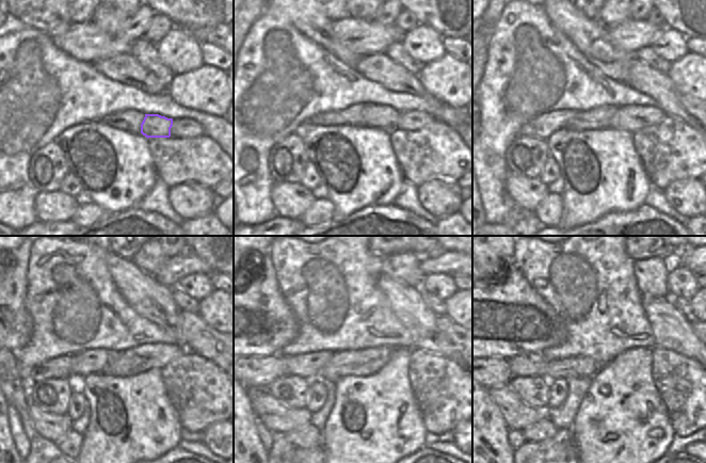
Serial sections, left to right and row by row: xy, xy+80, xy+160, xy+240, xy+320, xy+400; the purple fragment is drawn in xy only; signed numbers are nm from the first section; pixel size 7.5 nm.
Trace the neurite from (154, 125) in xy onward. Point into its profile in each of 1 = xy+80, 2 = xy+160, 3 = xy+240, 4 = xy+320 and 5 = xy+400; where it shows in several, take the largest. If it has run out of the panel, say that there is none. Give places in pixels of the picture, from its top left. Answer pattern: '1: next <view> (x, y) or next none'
1: next xy+80 (385, 117)
2: next xy+160 (599, 117)
3: next xy+240 (91, 362)
4: next xy+320 (308, 366)
5: next xy+400 (528, 364)

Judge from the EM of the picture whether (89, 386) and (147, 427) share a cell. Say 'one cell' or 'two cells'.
one cell

